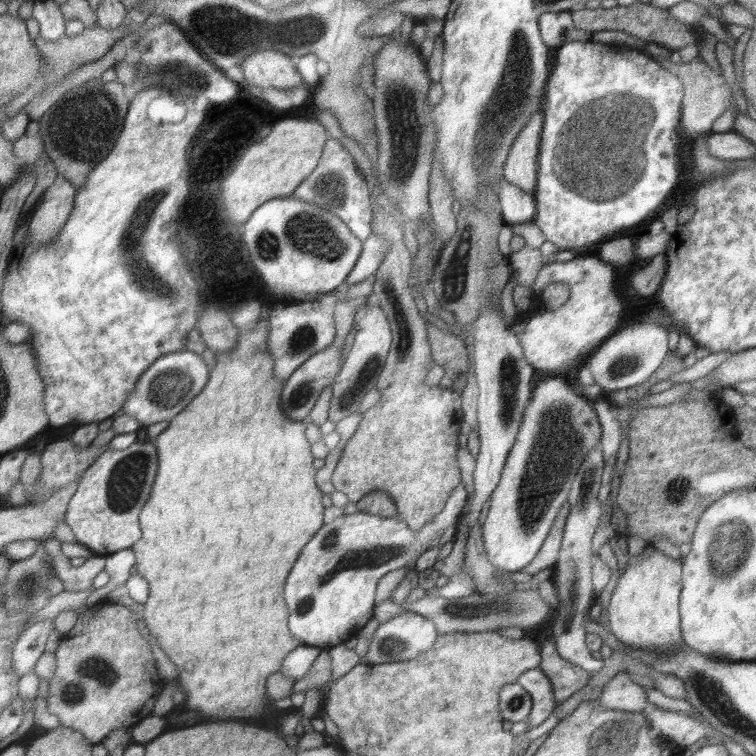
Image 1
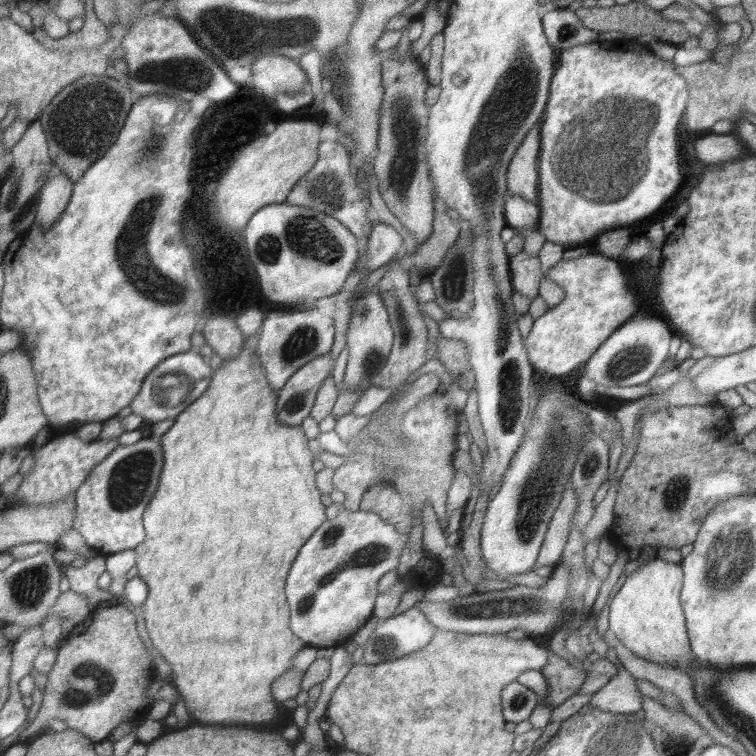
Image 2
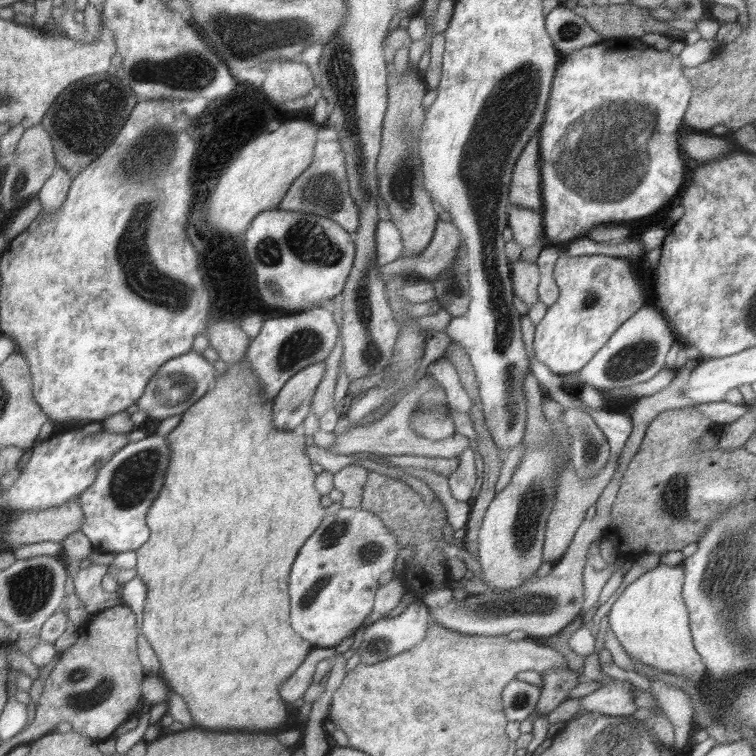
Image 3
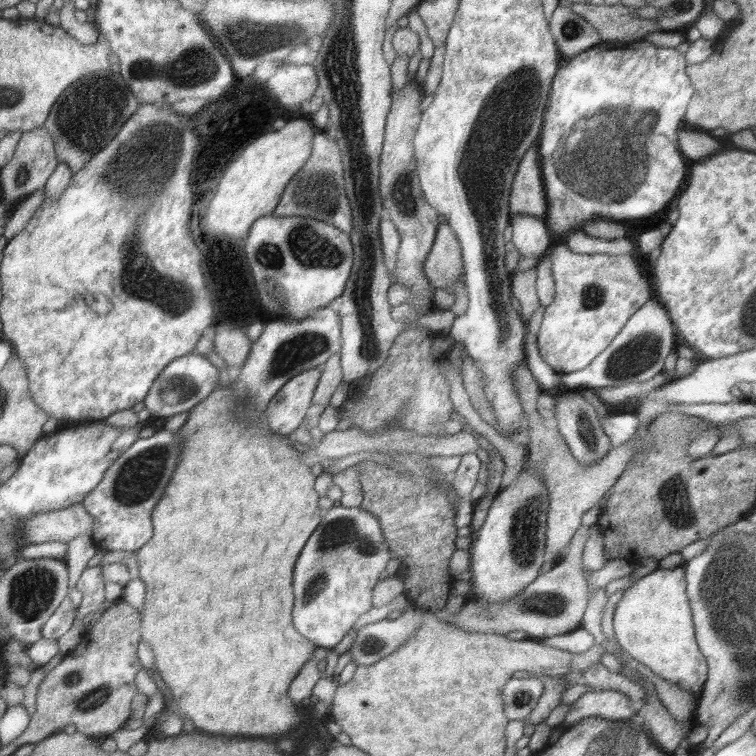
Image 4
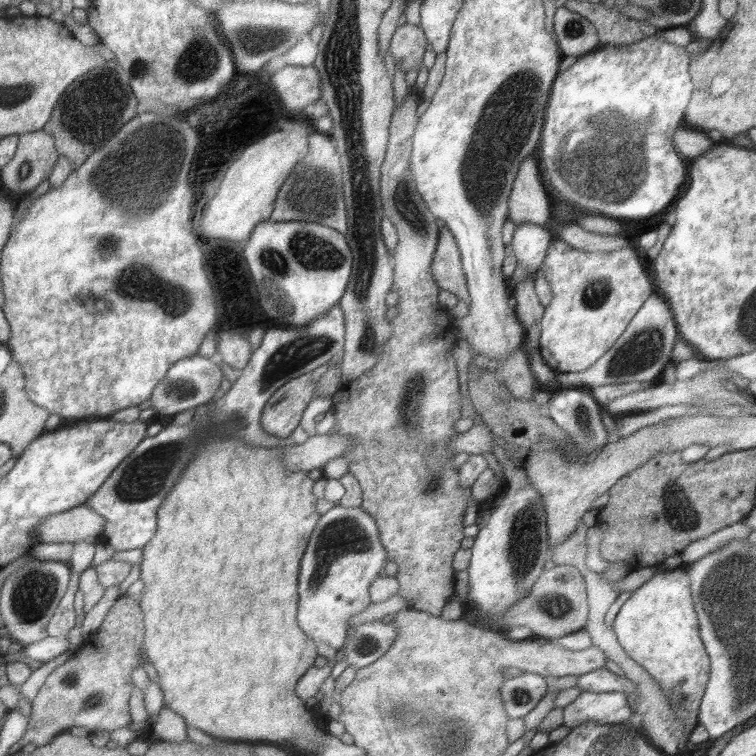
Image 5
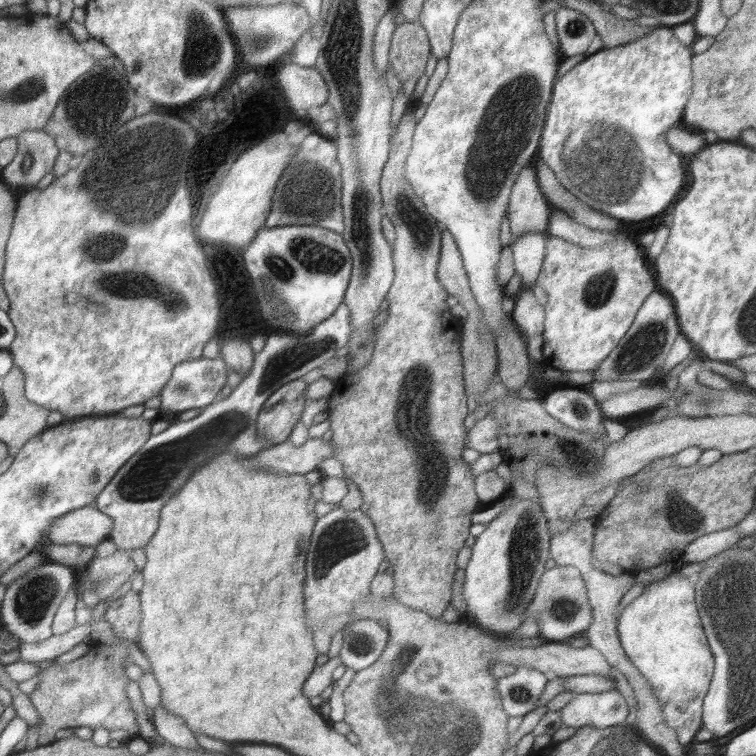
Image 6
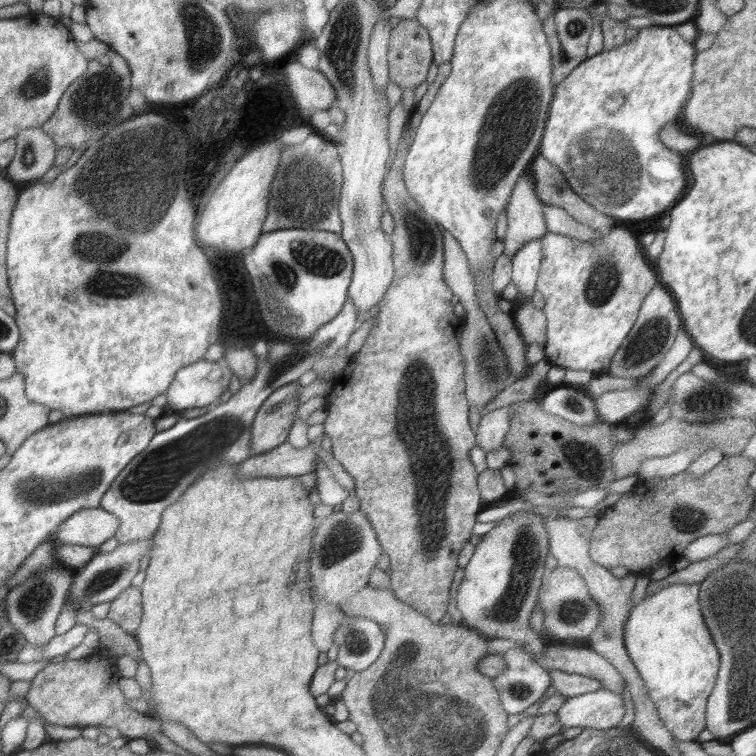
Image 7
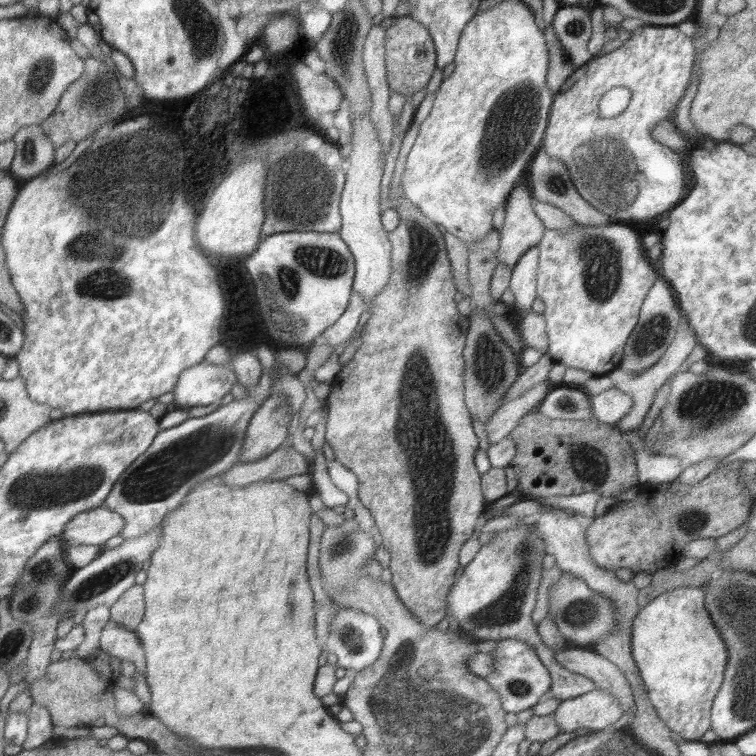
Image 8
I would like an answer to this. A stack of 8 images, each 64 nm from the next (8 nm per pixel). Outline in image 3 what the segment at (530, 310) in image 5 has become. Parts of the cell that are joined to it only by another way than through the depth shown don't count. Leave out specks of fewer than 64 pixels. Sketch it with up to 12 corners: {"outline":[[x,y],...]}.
{"outline":[[521,256],[511,265],[514,294],[529,311],[539,302],[541,272]]}

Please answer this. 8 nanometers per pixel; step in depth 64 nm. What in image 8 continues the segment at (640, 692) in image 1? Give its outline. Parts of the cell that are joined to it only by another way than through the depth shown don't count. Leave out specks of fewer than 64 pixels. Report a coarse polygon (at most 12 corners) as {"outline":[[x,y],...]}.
{"outline":[[595,689],[560,703],[561,732],[613,729],[624,714]]}

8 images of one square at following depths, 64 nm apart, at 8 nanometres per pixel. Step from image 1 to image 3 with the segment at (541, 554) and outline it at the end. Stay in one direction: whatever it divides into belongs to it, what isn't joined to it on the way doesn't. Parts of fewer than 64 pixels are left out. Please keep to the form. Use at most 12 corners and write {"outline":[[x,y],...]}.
{"outline":[[620,455],[587,480],[570,457],[557,497],[542,557],[555,564],[569,549],[585,512],[611,481]]}

